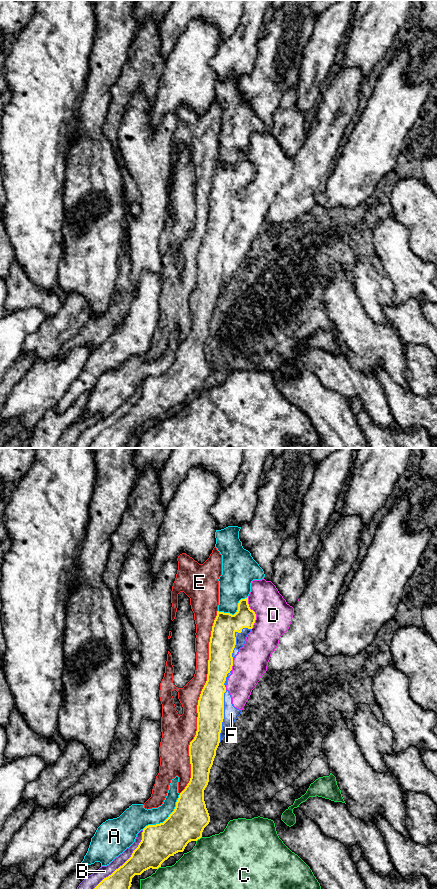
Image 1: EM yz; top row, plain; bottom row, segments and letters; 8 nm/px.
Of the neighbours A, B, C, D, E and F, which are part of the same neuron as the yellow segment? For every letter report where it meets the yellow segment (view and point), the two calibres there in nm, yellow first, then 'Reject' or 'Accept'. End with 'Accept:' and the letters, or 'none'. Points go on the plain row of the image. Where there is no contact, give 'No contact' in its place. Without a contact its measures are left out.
A: Touches yellow at yz (167, 370). Thickness 300 nm (yellow) against 200 nm. Reject
B: Touches yellow at yz (122, 417). Thickness 280 nm (yellow) against 90 nm. Reject
C: Touches yellow at yz (198, 390). Thickness 300 nm (yellow) against 440 nm. Reject
D: Touches yellow at yz (254, 165). Thickness 190 nm (yellow) against 280 nm. Reject
E: Touches yellow at yz (198, 254). Thickness 220 nm (yellow) against 220 nm. Reject
F: Touches yellow at yz (223, 268). Thickness 220 nm (yellow) against 120 nm. Reject
Accept: none

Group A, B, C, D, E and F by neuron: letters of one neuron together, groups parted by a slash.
A / B D / C / E / F

